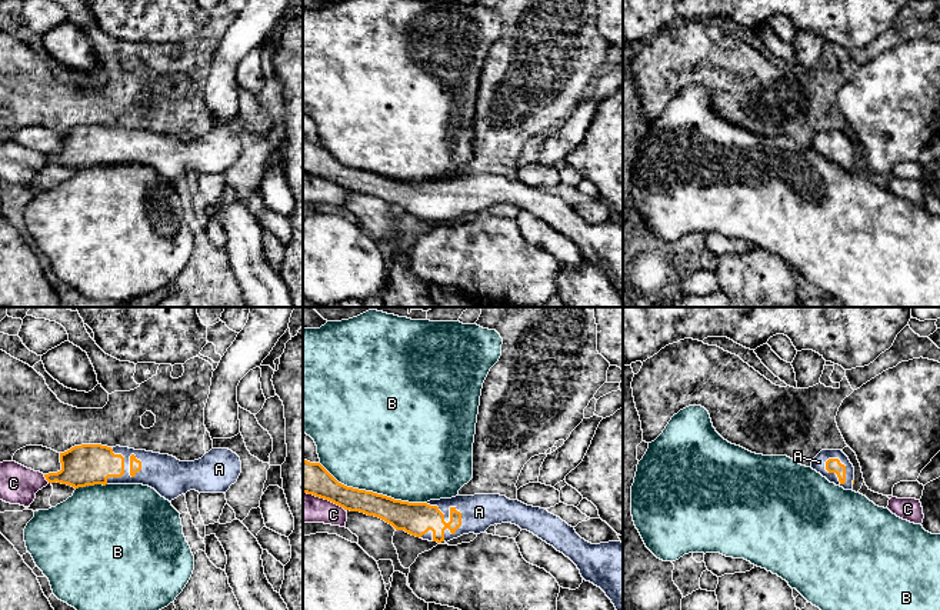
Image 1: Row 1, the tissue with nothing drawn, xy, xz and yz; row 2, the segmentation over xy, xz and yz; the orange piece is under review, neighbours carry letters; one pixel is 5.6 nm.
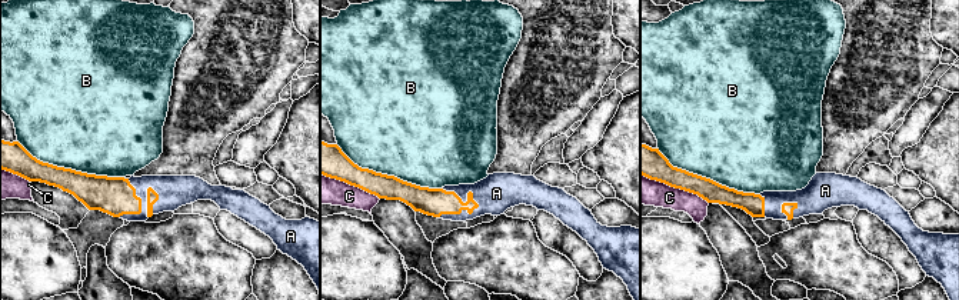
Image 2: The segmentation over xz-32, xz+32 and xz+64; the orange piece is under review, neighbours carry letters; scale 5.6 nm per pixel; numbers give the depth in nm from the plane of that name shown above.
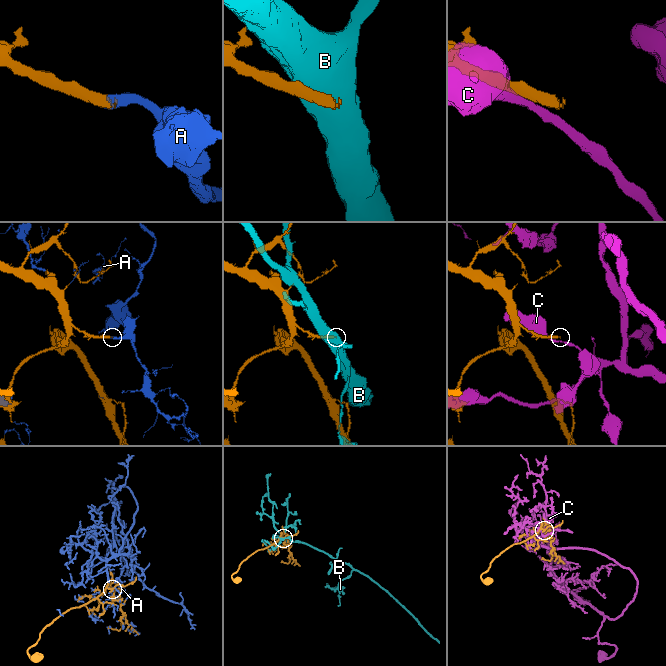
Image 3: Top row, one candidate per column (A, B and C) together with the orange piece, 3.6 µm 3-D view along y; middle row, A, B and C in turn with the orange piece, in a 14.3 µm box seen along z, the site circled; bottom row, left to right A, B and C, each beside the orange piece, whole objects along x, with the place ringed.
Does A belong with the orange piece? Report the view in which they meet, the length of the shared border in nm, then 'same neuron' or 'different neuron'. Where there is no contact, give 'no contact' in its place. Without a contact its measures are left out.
meets orange in xz; contact 240 nm long; same neuron

